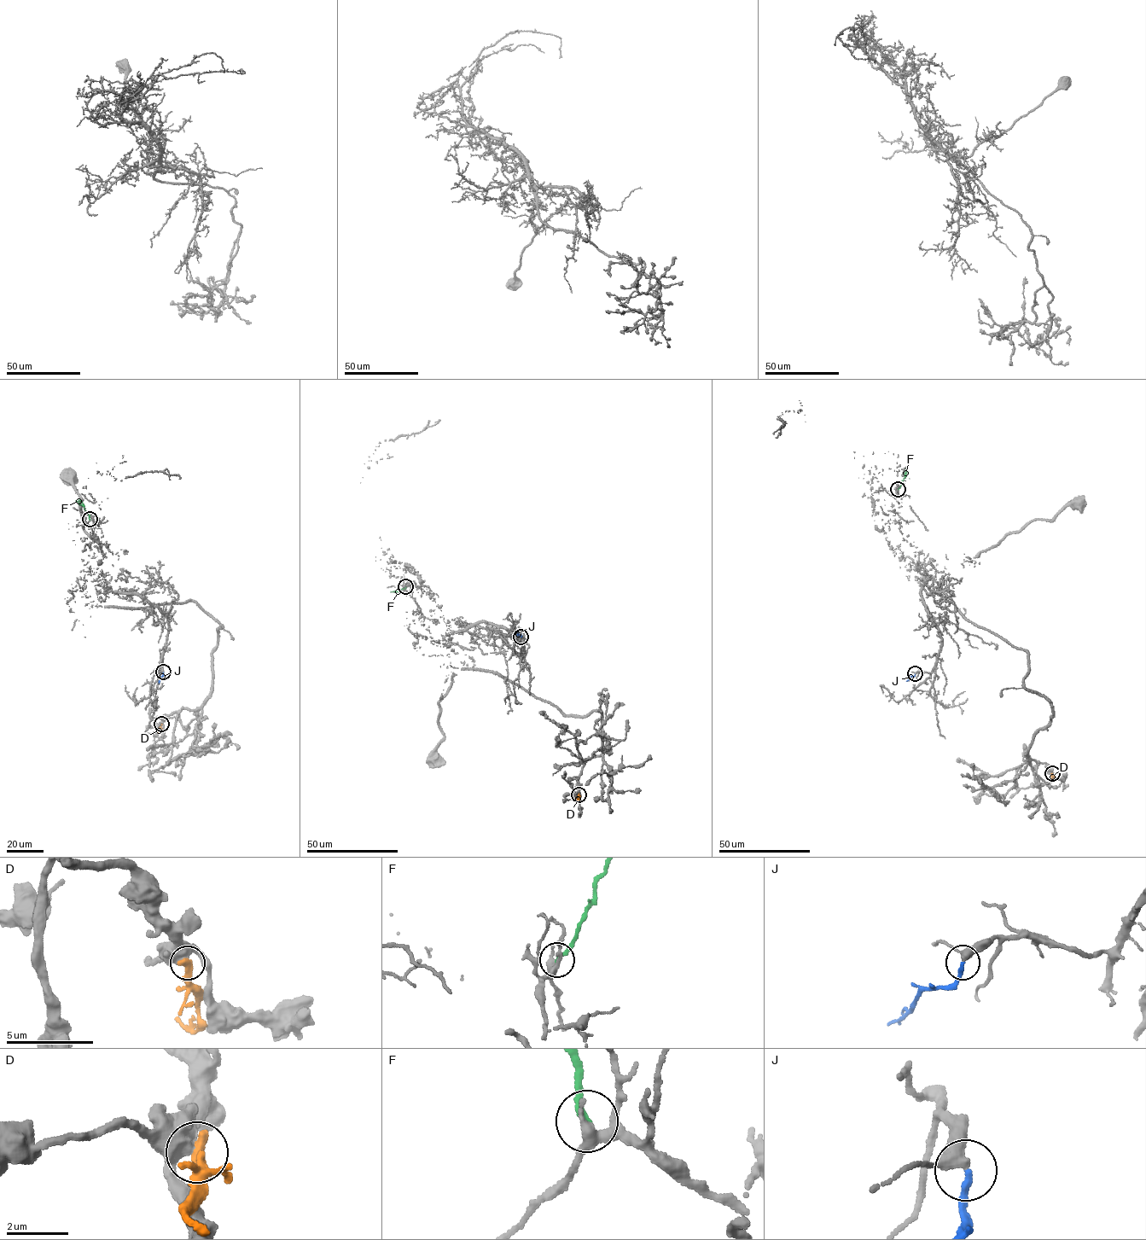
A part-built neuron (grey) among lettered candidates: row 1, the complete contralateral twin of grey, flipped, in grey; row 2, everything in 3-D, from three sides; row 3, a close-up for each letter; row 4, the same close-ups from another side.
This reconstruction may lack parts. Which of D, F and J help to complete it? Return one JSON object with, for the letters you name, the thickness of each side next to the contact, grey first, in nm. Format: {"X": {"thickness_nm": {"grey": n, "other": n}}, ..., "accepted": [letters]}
{"J": {"thickness_nm": {"grey": 320, "other": 220}}, "accepted": ["J"]}

